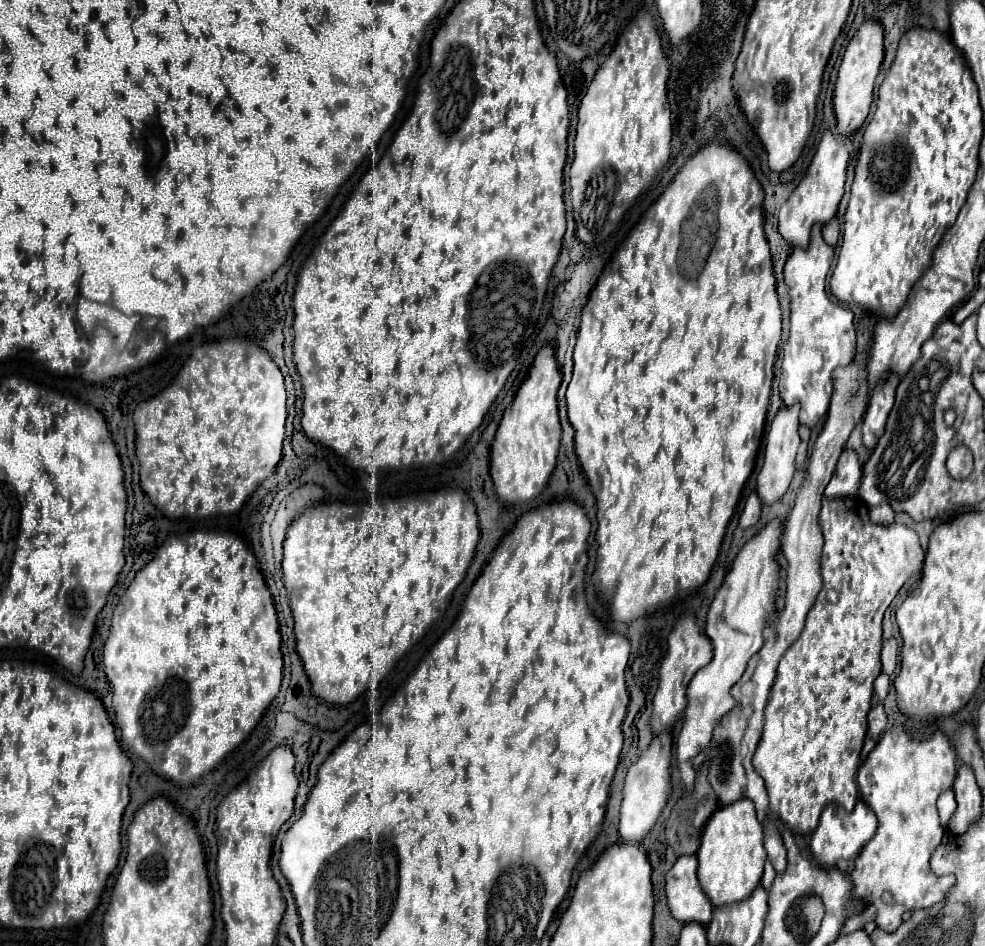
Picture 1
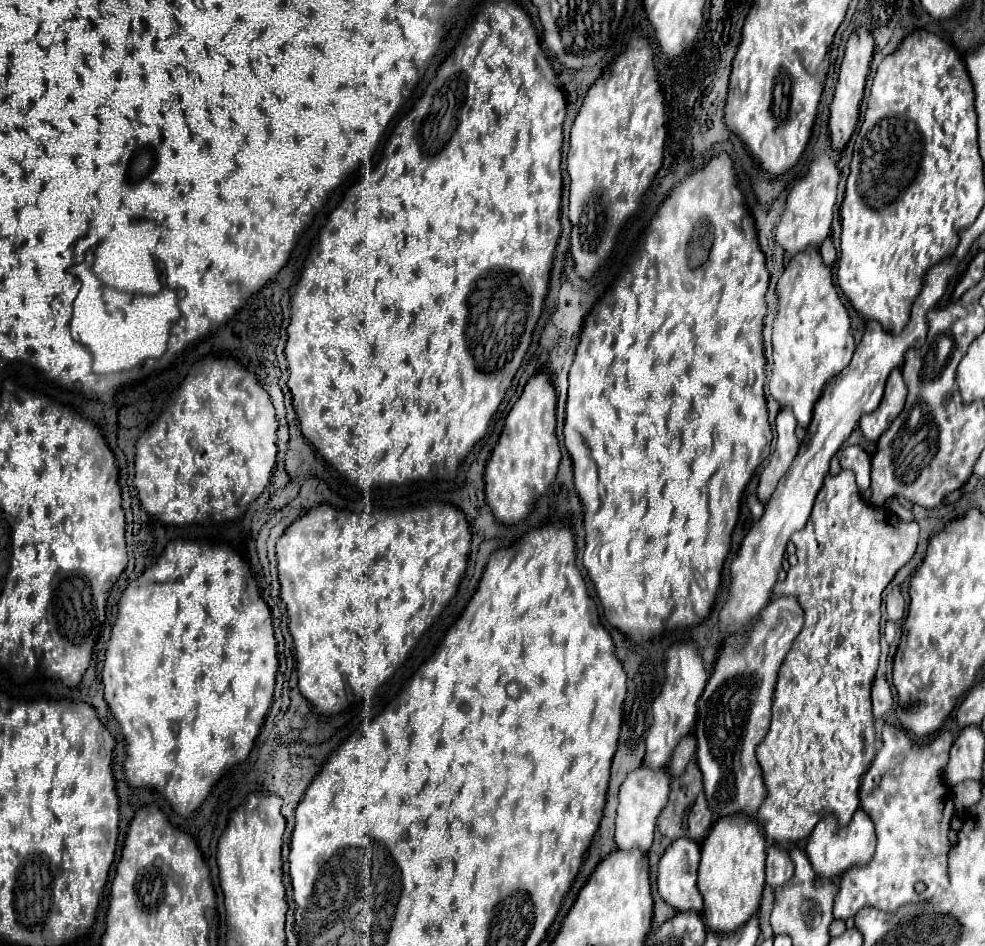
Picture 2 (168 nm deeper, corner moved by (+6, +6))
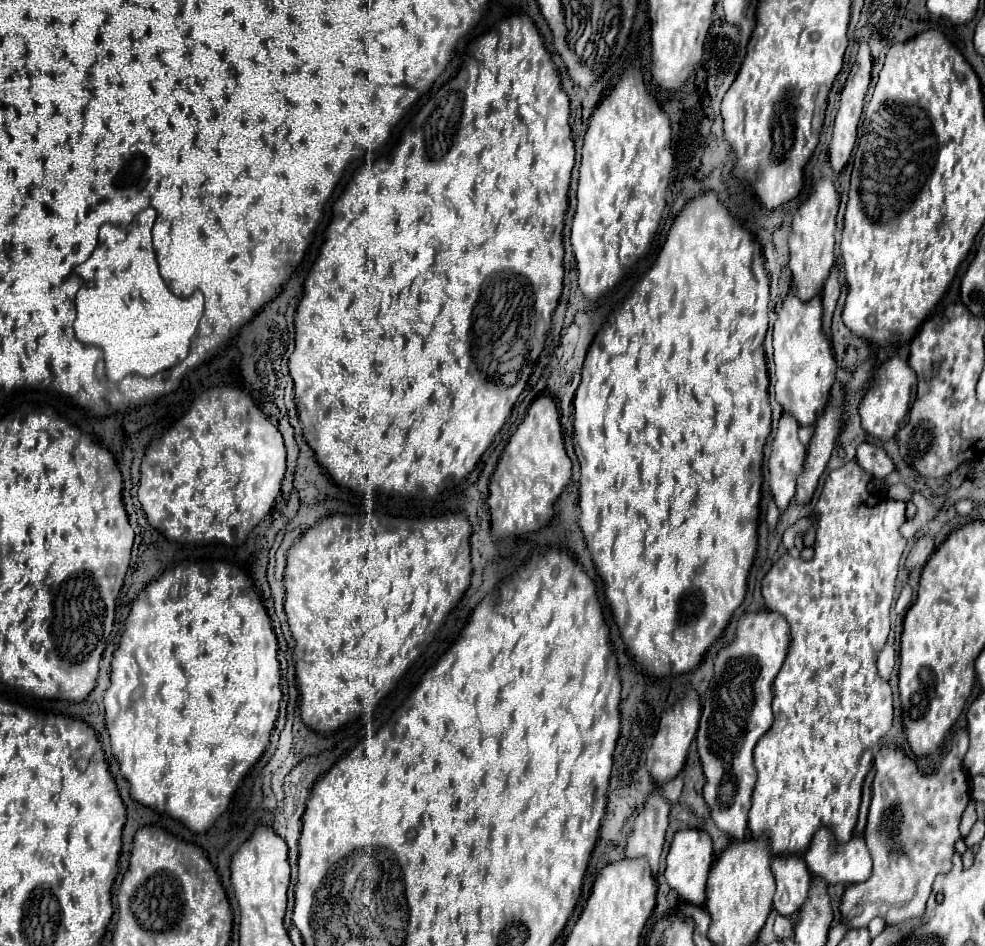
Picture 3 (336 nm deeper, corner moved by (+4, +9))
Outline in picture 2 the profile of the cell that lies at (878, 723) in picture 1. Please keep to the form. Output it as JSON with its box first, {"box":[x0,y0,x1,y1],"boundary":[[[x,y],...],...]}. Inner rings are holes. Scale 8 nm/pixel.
{"box":[872,677,892,717],"boundary":[[[878,677],[872,687],[872,703],[874,703],[874,715],[882,717],[890,705],[892,705],[892,689],[886,677]]]}

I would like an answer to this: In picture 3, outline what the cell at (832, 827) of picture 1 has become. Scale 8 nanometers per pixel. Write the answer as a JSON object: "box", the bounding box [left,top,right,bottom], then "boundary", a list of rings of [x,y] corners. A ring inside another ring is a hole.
{"box":[804,826,872,884],"boundary":[[[826,826],[816,830],[816,834],[814,834],[812,842],[810,842],[810,848],[804,854],[804,860],[808,864],[808,870],[814,876],[826,880],[828,884],[856,884],[856,882],[868,880],[870,874],[872,874],[872,858],[870,858],[870,852],[866,848],[864,838],[854,834],[850,838],[850,842],[840,844],[836,840],[836,836],[832,834],[832,830],[826,828]]]}

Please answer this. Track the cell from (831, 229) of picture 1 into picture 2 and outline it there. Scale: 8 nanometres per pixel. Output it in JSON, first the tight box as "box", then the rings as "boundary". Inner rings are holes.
{"box":[820,239,836,267],"boundary":[[[832,239],[824,241],[824,245],[820,247],[820,255],[822,255],[822,261],[826,267],[832,267],[836,263],[836,249],[832,245]]]}

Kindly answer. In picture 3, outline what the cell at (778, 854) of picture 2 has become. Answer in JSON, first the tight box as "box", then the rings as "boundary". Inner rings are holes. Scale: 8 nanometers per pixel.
{"box":[772,856,810,916],"boundary":[[[774,856],[772,872],[776,878],[774,908],[782,916],[792,916],[806,900],[810,872],[800,856]]]}

